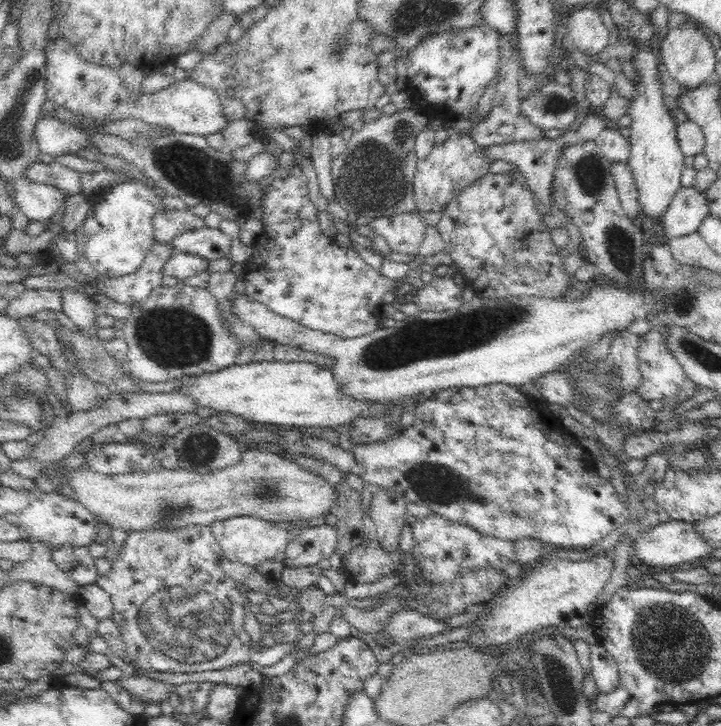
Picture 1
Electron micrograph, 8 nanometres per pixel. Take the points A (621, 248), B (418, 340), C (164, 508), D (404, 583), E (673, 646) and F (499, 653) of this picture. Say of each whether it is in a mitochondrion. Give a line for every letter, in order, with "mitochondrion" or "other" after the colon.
A: mitochondrion
B: mitochondrion
C: mitochondrion
D: other
E: mitochondrion
F: other

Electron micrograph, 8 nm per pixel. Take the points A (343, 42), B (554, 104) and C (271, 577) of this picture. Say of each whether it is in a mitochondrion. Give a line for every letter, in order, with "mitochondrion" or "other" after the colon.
A: mitochondrion
B: mitochondrion
C: other

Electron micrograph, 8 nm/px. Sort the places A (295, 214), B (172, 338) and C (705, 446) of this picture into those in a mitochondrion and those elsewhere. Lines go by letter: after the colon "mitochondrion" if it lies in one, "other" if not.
A: other
B: mitochondrion
C: other

